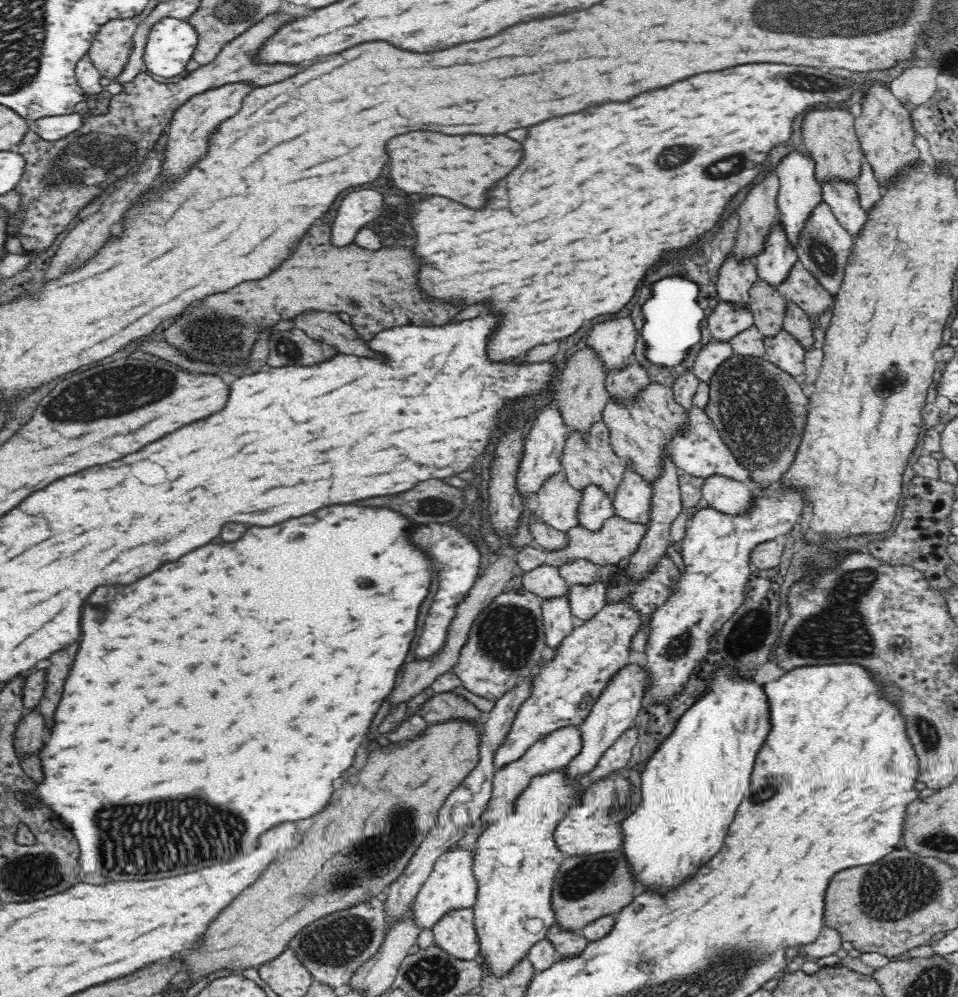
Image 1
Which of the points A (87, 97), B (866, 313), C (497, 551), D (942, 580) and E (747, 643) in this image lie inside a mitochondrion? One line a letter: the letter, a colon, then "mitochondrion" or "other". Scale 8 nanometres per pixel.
A: other
B: other
C: other
D: other
E: mitochondrion

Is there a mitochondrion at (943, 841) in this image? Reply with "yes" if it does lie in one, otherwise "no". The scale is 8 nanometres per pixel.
yes

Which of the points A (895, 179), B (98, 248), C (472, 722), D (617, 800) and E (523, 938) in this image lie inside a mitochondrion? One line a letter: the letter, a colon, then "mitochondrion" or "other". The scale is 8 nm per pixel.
A: other
B: other
C: other
D: mitochondrion
E: other

